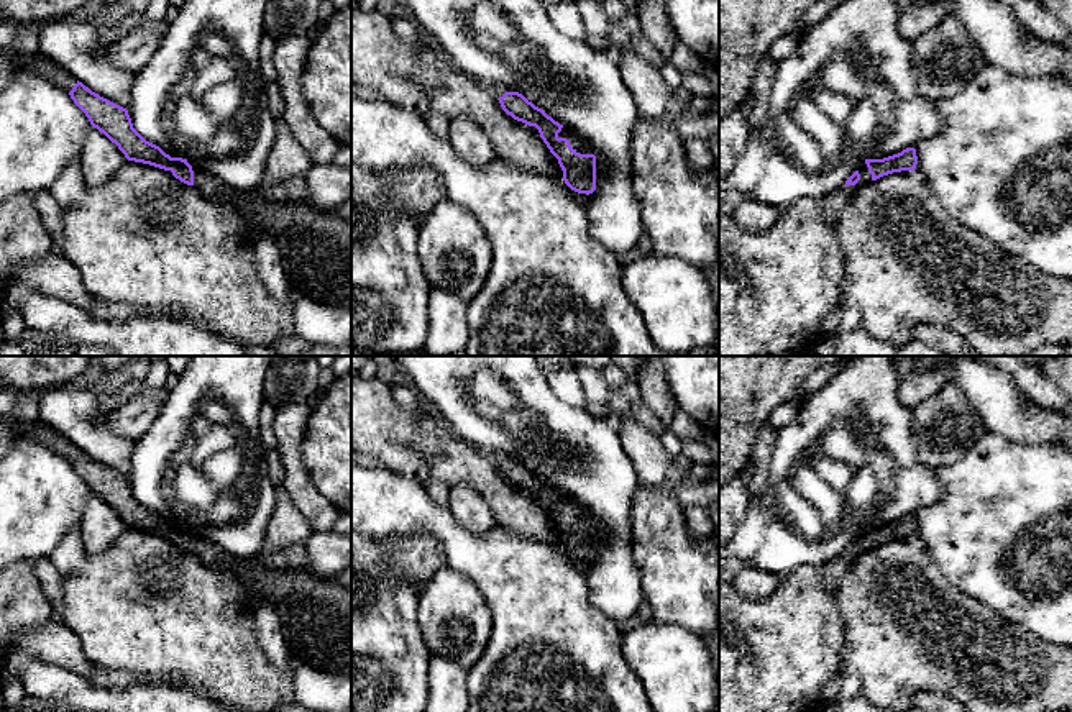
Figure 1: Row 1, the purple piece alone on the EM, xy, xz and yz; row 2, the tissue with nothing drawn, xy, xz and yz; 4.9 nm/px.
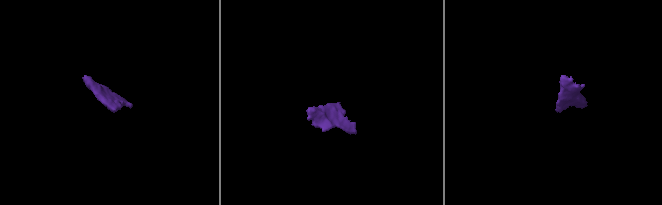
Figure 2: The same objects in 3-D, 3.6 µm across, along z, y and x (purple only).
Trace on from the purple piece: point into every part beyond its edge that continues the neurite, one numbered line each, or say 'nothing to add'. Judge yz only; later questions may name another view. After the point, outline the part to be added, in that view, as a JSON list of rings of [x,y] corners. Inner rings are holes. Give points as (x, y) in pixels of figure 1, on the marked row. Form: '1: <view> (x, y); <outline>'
1: yz (833, 204); [[[867,164],[859,169],[860,180],[855,185],[842,185],[839,190],[822,197],[819,200],[824,218],[827,223],[834,225],[842,213],[842,210],[849,205],[850,199],[859,192],[862,185],[872,180],[872,174],[868,172]]]

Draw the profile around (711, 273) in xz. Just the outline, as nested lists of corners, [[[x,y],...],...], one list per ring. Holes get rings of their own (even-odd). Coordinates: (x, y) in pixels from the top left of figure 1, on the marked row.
[[[717,246],[717,259],[711,266],[704,267],[703,274],[709,281],[719,305],[719,246]]]

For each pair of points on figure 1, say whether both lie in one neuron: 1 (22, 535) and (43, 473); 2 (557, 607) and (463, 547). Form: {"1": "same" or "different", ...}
{"1": "same", "2": "same"}

